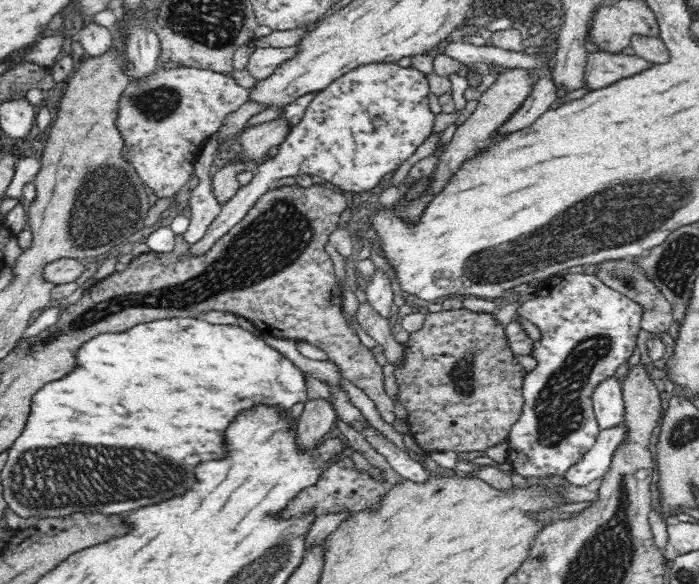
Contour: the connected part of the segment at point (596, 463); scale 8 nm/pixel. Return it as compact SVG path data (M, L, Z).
M624 422L600 429L595 443L586 454L564 474L565 479L574 486L586 486L596 478L604 477L610 468L612 458L620 442L628 432Z

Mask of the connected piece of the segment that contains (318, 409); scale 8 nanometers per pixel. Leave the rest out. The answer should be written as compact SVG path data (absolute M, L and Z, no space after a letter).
M308 399L296 425L298 449L309 451L315 447L322 436L328 434L336 418L334 407L328 400Z

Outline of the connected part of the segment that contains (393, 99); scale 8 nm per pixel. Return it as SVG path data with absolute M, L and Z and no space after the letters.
M376 62L358 66L342 77L337 78L324 90L314 95L314 100L306 107L304 116L292 127L286 140L279 145L279 152L254 165L254 176L247 186L242 186L237 194L221 205L221 211L207 228L205 235L189 248L189 254L200 256L210 250L216 241L236 226L248 214L266 192L269 192L280 178L309 174L320 176L334 184L340 192L366 195L377 187L379 182L392 175L400 164L411 157L417 148L434 133L435 114L428 105L429 78L413 67L400 67L396 62Z

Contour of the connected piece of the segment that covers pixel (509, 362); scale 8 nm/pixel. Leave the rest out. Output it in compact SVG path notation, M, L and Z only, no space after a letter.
M463 306L460 309L434 310L425 314L425 322L422 328L418 332L410 333L408 341L405 342L402 363L395 367L393 373L398 383L398 400L408 413L406 422L409 426L409 433L414 437L416 444L425 452L447 450L453 450L456 453L486 451L487 448L506 441L511 426L520 418L524 406L523 378L527 372L514 359L514 353L506 340L505 326L500 325L494 319L495 315L492 313L473 312Z

